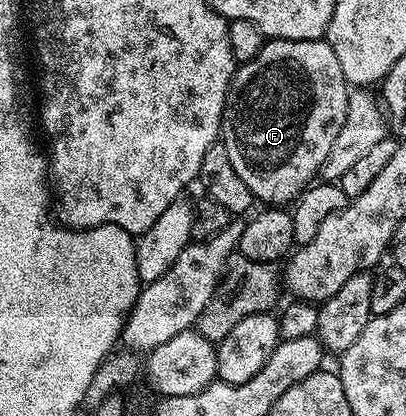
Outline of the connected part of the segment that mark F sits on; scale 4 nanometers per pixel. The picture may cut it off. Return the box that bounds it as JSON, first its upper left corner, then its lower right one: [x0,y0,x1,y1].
[219,38,350,204]

